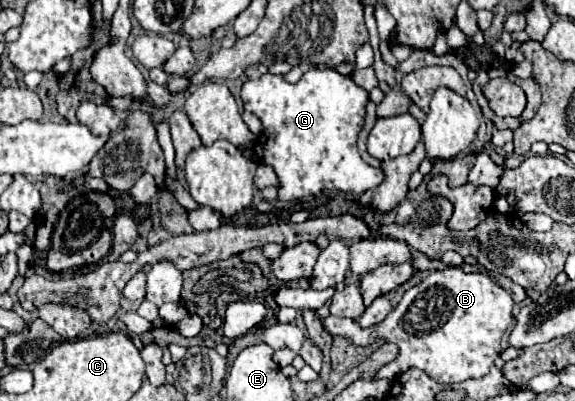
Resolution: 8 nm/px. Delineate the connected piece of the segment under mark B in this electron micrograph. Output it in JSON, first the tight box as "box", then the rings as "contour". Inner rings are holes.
{"box":[323,267,513,385],"contour":[[[457,267],[431,271],[419,285],[409,289],[399,305],[387,315],[381,325],[361,329],[355,319],[333,317],[323,319],[323,327],[331,335],[351,339],[355,345],[369,345],[377,339],[393,341],[401,353],[397,361],[385,365],[373,379],[391,379],[405,369],[417,367],[441,385],[461,383],[465,379],[481,379],[501,353],[501,339],[513,317],[511,295],[481,273],[463,273]]]}

